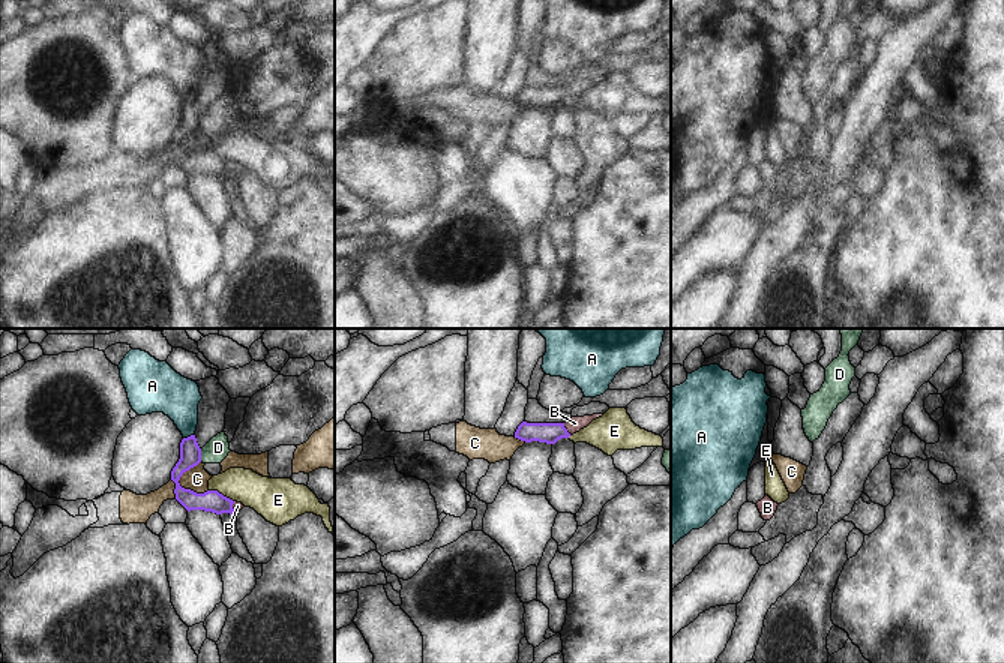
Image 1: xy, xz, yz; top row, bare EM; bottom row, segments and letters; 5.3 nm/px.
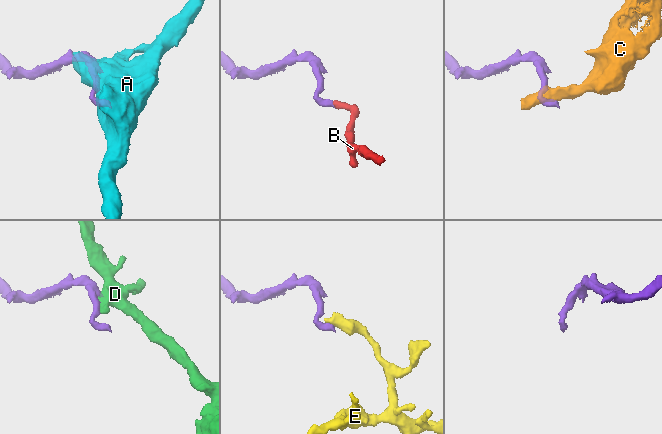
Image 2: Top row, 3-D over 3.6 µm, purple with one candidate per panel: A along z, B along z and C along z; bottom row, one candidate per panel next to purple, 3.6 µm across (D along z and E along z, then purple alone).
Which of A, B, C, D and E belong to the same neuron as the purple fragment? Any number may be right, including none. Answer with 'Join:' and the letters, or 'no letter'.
Join: B

